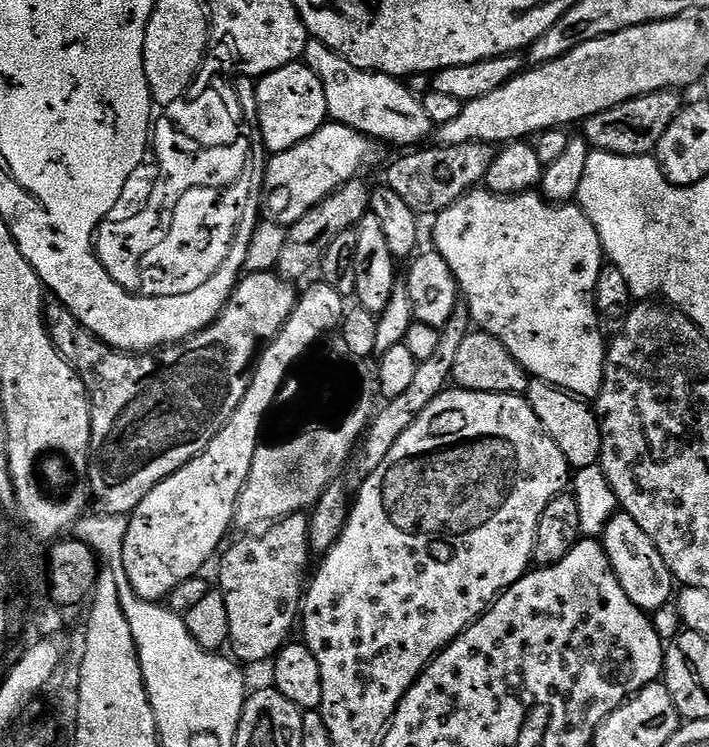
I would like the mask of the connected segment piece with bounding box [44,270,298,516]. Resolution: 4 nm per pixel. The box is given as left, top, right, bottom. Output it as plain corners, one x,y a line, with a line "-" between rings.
279,271
250,272
241,275
215,324
203,328
178,344
166,344
151,352
124,352
95,336
57,296
49,295
44,319
56,349
72,361
73,368
88,387
92,403
92,450
88,453
88,483
93,501
101,504
103,515
131,514
170,474
200,456
238,410
252,381
252,369
267,344
280,333
294,312
298,288

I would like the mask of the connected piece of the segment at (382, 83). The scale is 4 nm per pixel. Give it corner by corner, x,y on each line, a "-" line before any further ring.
309,39
302,60
318,74
318,82
322,82
322,90
326,90
328,115
335,123
345,124
373,141
385,140
388,144
420,146
431,132
433,135
434,125
426,118
421,97
415,96
403,79
387,76
385,72
362,70
320,40

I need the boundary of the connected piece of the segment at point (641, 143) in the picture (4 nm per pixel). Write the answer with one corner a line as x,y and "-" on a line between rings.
667,88
661,92
630,98
630,102
610,106
610,110
602,110
602,114
594,114
589,120
583,121
582,135
587,140
589,149
598,152
623,156
647,156
655,153
662,134
666,134
670,122
678,118
682,107
680,96
679,91

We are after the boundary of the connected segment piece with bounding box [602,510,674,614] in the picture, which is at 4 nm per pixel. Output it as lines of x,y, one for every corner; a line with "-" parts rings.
620,510
609,518
602,533
602,543
622,590
626,590
626,598
630,598
634,606
651,614
670,603
674,596
672,571
662,562
662,554
658,554
658,546
654,546
650,534
646,534
630,514

